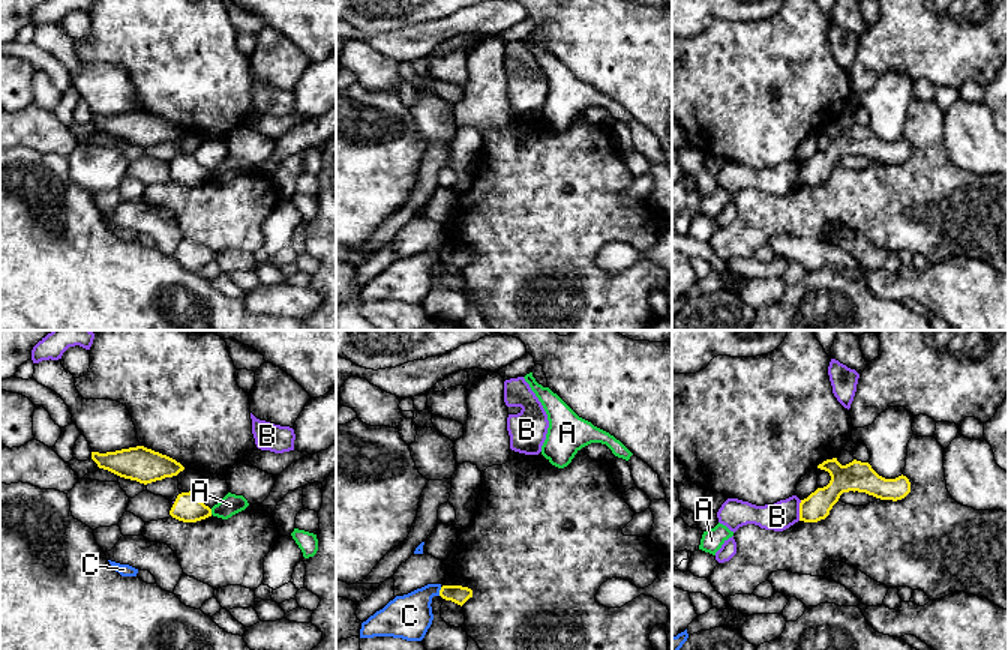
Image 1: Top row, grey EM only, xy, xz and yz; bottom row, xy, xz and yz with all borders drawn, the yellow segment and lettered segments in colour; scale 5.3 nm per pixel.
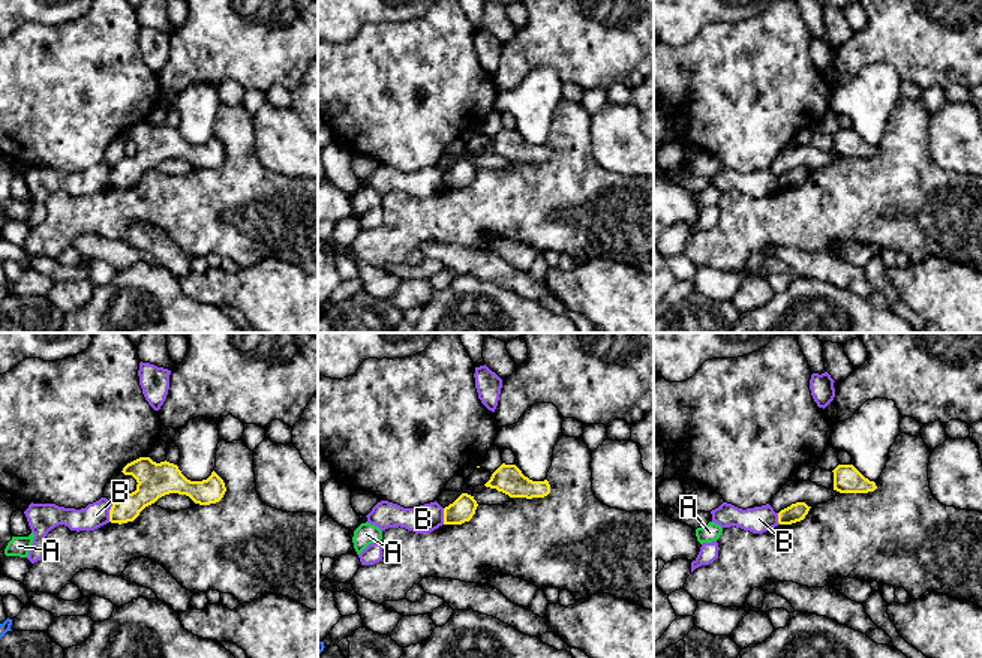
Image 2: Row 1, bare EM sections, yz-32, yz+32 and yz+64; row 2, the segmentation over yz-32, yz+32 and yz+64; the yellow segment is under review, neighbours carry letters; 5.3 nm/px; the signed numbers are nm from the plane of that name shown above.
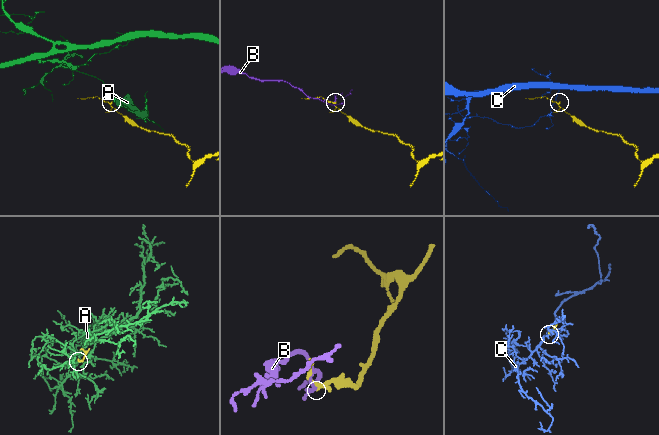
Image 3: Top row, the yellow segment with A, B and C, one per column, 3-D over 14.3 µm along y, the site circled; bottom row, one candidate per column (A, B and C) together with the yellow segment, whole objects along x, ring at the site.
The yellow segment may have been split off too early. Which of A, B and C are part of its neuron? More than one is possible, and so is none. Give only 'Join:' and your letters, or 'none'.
Join: none

